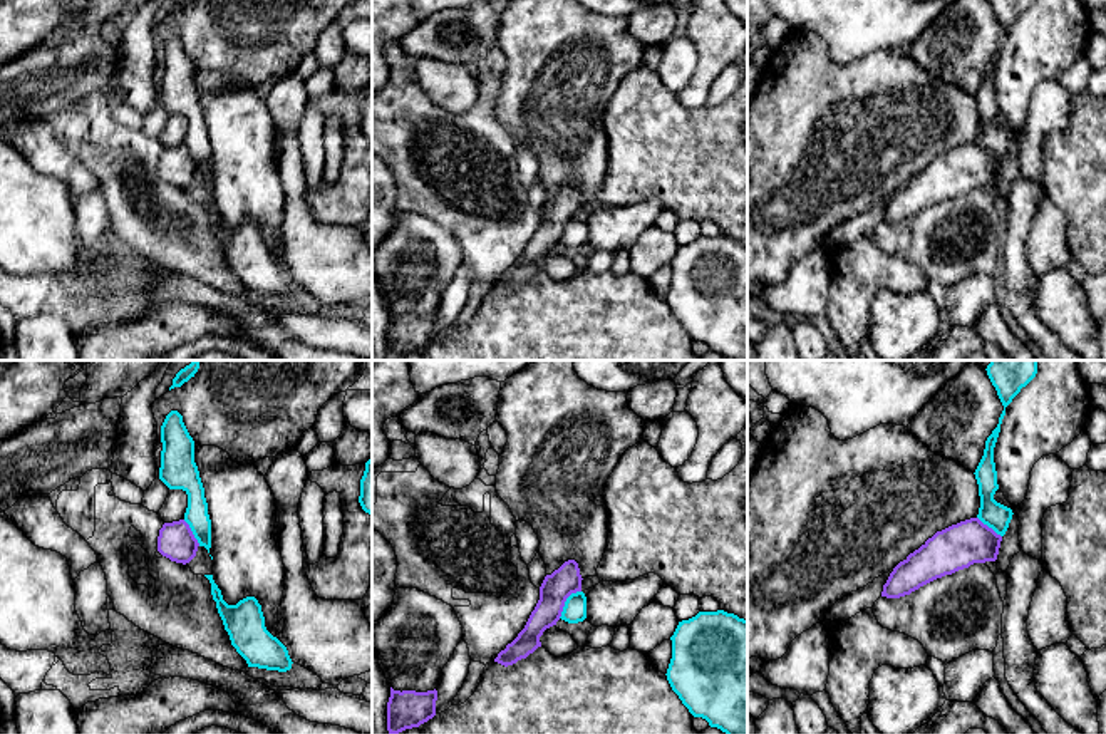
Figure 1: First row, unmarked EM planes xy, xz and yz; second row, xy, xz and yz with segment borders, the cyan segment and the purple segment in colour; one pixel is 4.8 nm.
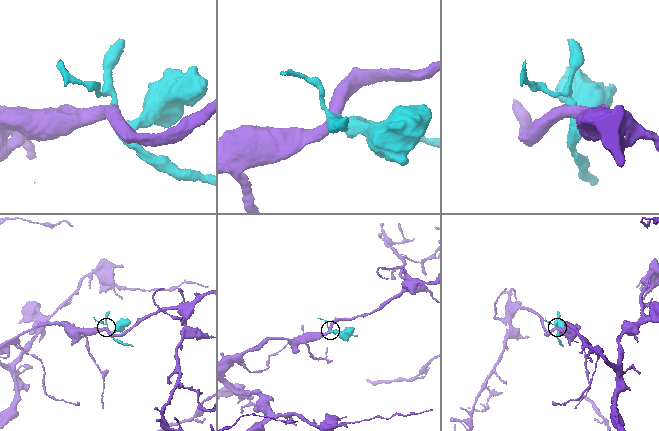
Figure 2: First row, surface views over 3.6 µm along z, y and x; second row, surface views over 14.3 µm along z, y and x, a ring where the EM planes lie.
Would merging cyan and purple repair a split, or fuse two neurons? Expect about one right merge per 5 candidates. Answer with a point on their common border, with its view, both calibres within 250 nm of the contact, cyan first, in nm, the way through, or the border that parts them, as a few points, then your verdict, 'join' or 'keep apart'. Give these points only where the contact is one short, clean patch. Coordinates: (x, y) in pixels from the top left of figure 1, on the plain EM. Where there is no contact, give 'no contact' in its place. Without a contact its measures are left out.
xz (565, 227) | 110/140 nm | along xz (580, 215), (567, 223), (558, 242) | keep apart

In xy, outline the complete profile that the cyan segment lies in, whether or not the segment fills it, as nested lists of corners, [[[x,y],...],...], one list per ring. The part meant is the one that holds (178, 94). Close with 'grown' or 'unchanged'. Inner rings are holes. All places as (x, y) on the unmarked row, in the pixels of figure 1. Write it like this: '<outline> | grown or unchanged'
[[[171,35],[161,50],[161,92],[159,104],[169,114],[183,114],[188,119],[184,146],[189,149],[199,171],[209,178],[211,173],[211,144],[204,112],[194,87],[194,65],[189,60],[183,40]]] | unchanged

